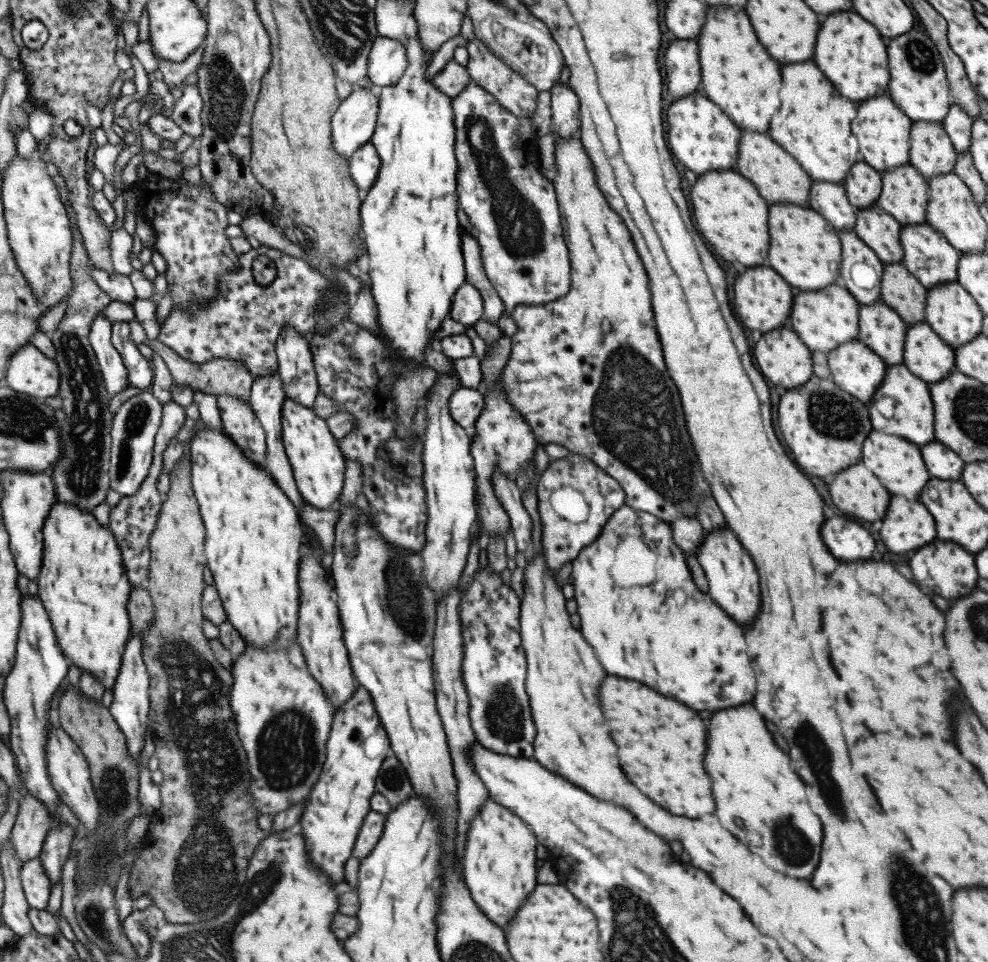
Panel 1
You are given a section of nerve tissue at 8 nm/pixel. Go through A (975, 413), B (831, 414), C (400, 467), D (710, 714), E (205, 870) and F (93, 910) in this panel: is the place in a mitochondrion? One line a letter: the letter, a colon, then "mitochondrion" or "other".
A: mitochondrion
B: mitochondrion
C: other
D: other
E: mitochondrion
F: mitochondrion

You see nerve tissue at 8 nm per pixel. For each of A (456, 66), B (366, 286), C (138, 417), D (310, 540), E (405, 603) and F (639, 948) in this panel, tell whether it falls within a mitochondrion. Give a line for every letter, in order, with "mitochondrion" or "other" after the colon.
A: other
B: other
C: mitochondrion
D: other
E: mitochondrion
F: mitochondrion

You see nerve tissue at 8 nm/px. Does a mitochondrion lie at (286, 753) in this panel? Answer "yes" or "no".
yes

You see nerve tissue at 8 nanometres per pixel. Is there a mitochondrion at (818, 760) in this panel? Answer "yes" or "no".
yes

